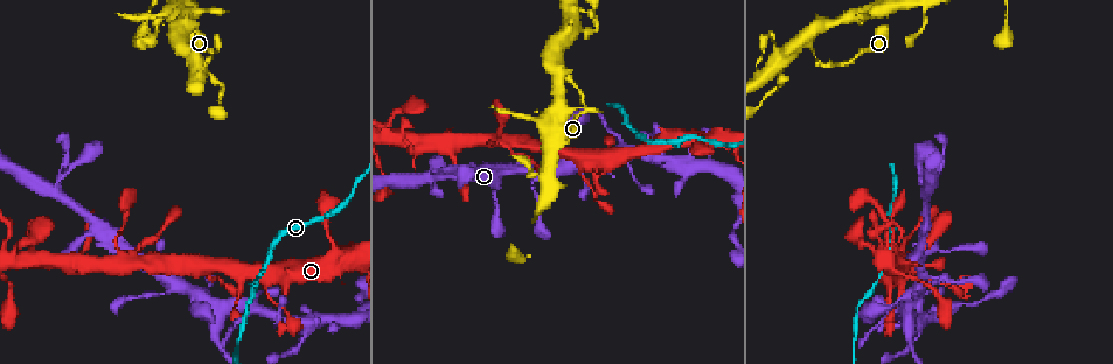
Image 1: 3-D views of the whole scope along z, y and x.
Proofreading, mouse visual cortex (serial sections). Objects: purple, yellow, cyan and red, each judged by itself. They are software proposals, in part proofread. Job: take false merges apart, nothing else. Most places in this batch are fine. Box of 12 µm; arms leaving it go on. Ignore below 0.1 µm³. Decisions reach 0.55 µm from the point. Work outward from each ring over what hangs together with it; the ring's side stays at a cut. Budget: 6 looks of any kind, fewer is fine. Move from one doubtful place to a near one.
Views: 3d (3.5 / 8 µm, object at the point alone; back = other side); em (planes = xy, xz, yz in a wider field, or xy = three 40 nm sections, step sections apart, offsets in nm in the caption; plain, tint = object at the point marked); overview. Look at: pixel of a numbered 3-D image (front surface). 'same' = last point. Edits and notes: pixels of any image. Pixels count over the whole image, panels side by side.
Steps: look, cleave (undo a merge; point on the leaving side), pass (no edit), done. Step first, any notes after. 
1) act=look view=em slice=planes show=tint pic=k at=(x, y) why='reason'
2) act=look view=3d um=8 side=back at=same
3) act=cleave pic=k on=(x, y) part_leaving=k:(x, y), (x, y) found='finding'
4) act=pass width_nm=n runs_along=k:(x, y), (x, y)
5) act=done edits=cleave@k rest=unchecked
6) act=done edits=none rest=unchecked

act=look view=3d um=8 pic=1 at=(187, 63)

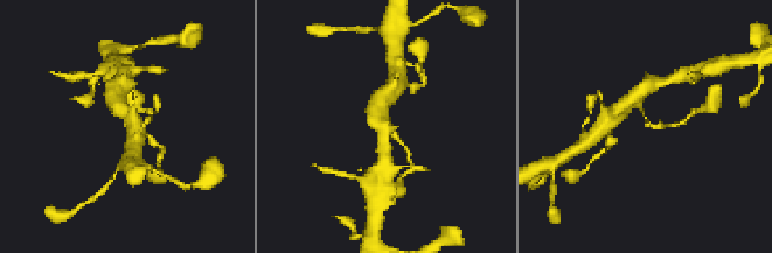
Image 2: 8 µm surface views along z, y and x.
act=look view=em slice=xy step=2 show=tint pic=2 at=(654, 124) arm_widths_nm=150,200 why='shape alone is not enough'

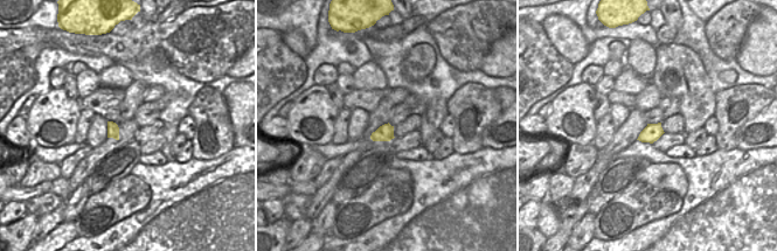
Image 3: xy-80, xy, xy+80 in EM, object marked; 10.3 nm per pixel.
act=pass runs_along=2:(409, 154), (382, 114) found='continuous, no second cell'

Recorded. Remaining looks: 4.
act=look view=3d um=3.5 side=back pic=1 at=(779, 86) why='sharp bend'

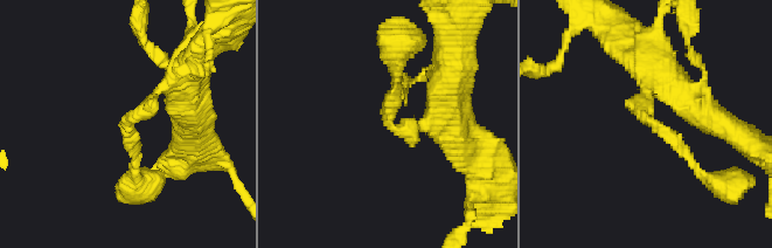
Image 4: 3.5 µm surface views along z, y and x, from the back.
act=look view=em slice=planes show=tint pic=4 at=(389, 126) arm_widths_nm=150,300 why='shape alone is not enough'

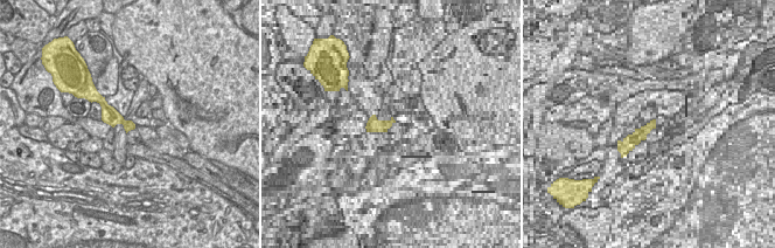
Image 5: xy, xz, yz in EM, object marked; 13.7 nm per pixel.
act=pass runs_along=4:(186, 66), (129, 119), (136, 173) found='one cell here'

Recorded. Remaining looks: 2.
act=look view=3d um=3.5 pic=1 at=(159, 275) why='thin arm on a thick one'

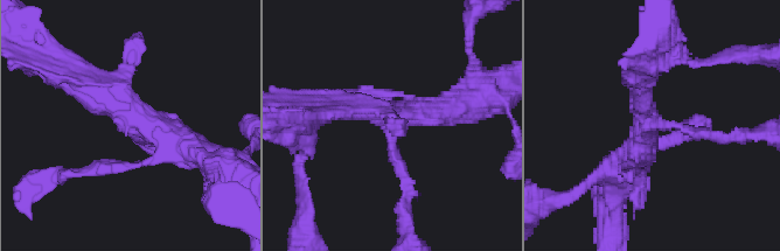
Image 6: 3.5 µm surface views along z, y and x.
act=look view=em slice=planes show=tint pic=6 at=(391, 110)

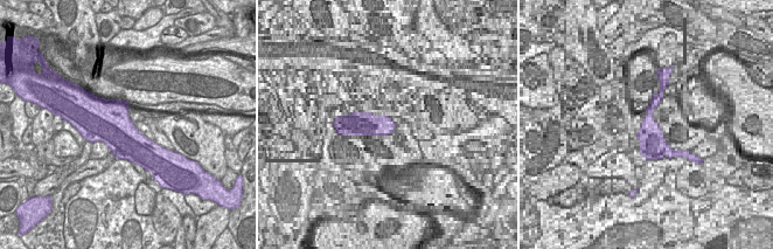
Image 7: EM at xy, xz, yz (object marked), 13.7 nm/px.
act=pass runs_along=6:(67, 76), (200, 152) found='all the same cell'

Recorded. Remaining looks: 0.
act=done edits=none rest=unchecked

